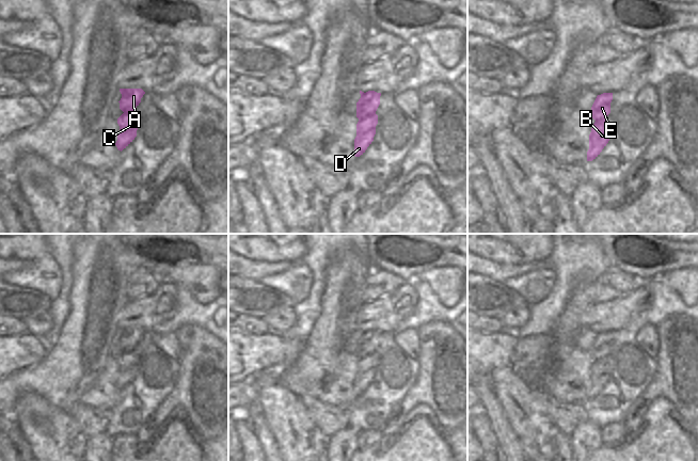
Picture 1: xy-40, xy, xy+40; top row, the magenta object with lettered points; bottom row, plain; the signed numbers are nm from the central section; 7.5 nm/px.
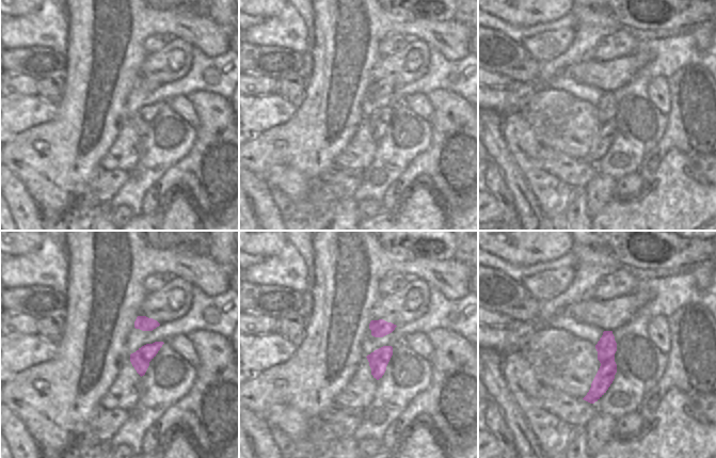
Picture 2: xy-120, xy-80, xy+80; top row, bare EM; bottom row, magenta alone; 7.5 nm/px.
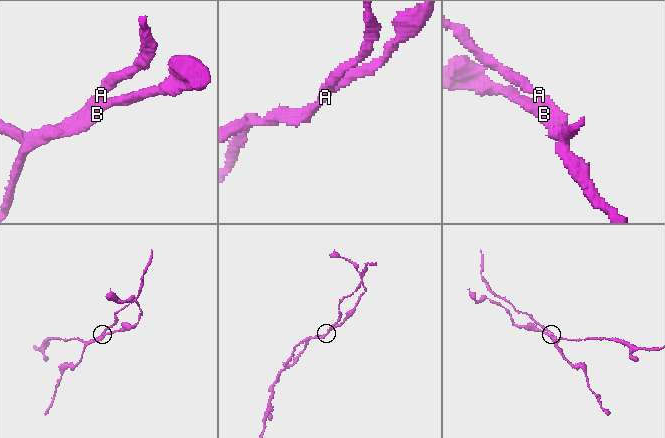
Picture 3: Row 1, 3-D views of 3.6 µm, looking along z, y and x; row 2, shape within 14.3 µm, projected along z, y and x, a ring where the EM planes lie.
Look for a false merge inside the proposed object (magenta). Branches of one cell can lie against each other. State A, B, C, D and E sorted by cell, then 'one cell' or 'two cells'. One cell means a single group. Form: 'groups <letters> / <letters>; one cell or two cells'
groups A E / B C D; two cells

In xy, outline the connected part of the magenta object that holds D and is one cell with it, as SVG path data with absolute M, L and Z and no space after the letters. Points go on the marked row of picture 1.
M372 114L364 118L359 118L356 124L356 137L354 139L354 156L360 157L374 141L378 115Z

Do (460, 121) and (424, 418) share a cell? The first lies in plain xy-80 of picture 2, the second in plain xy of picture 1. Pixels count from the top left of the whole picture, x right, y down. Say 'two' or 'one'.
two

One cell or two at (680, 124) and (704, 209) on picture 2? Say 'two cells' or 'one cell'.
two cells

